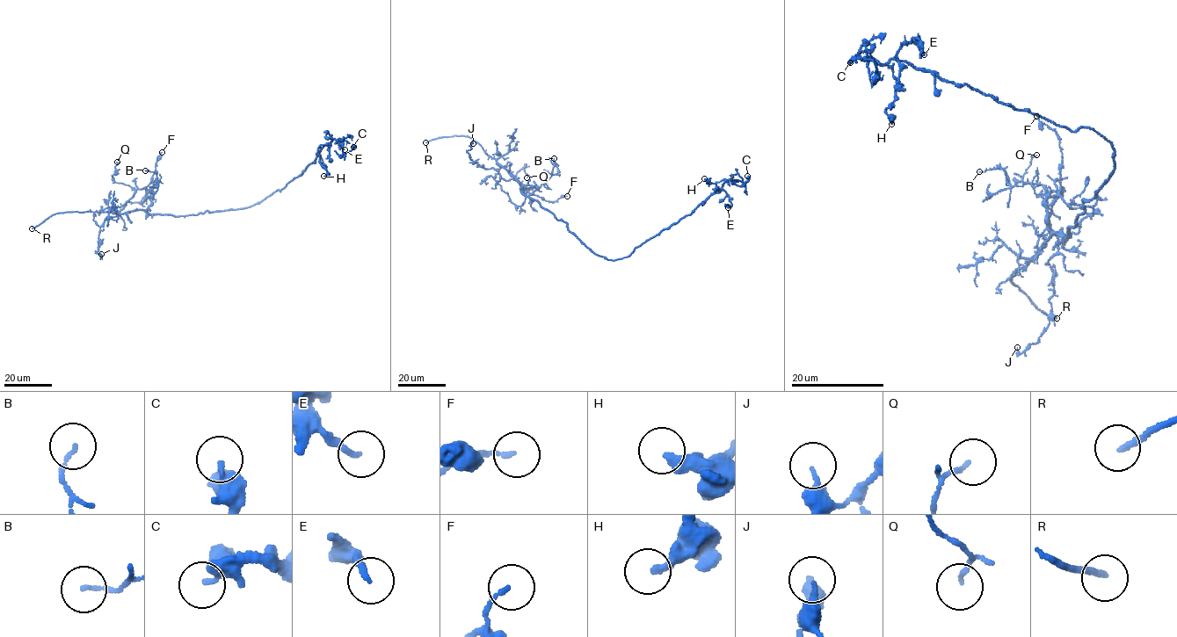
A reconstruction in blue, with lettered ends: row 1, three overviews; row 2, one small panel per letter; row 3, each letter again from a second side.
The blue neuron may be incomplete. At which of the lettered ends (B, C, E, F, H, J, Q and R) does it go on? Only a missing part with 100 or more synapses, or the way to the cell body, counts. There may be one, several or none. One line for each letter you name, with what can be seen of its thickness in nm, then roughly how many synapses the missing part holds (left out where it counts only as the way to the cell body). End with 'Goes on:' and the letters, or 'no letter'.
R: 180 nm
Goes on: R

